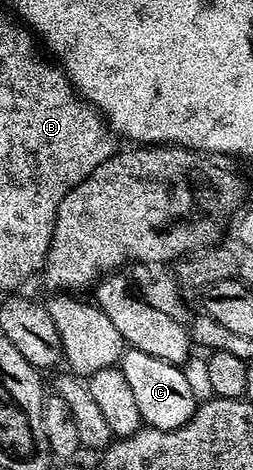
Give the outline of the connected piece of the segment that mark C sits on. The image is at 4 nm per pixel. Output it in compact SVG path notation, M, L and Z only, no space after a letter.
M127 348L123 352L120 368L124 379L132 386L136 403L140 406L143 422L152 429L179 429L188 419L192 419L196 408L194 389L186 378L186 369L164 363L156 355L144 355L144 351Z

